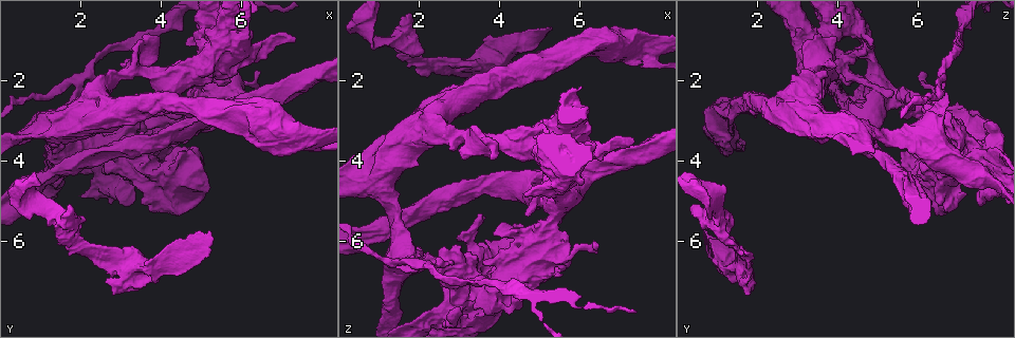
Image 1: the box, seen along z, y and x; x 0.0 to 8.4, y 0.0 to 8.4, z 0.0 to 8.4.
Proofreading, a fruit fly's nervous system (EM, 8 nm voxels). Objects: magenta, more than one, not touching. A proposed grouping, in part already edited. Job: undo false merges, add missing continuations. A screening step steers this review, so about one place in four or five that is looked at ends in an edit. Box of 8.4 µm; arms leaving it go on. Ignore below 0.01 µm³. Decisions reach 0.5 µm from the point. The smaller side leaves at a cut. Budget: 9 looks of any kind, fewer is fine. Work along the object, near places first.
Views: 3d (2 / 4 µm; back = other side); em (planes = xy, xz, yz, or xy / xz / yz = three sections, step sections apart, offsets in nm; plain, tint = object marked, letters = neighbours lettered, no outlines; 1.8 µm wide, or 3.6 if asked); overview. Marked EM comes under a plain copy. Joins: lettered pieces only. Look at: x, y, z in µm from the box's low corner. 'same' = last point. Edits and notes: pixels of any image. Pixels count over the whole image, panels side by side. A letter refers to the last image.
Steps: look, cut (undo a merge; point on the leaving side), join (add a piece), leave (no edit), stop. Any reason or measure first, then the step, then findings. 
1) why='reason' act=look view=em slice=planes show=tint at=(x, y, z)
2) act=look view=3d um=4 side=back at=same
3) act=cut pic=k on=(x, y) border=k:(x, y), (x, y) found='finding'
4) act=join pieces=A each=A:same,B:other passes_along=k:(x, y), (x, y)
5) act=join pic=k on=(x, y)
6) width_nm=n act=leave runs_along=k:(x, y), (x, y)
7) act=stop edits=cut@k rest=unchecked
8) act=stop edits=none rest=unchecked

why='sharp bend' act=look view=em slice=xy step=16 show=letters at=(3.15, 6.60, 1.70)

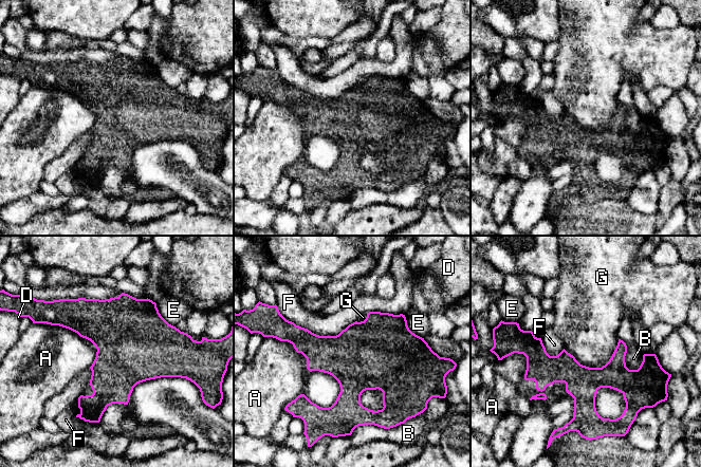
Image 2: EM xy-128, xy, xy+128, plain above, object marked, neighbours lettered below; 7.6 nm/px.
width_nm=20 act=leave each=A:other,B:other,D:other,E:other,F:other,G:other found='one neuron here'

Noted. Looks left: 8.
why='a fork' act=look view=em slice=xy step=16 show=tint at=(1.90, 2.15, 6.55)

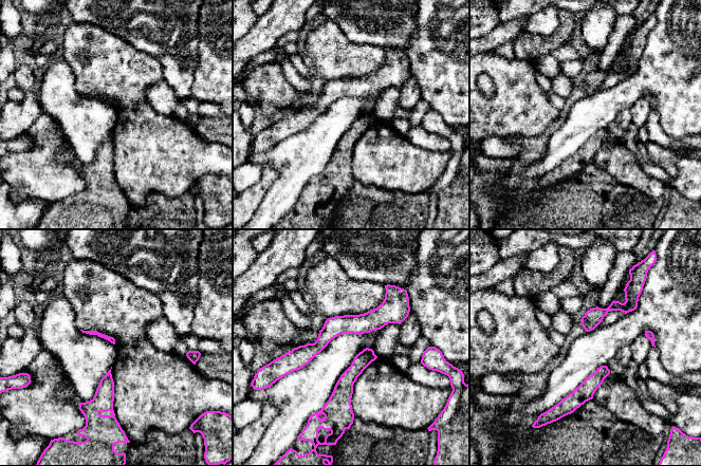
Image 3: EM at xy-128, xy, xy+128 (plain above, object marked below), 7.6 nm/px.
why='cut it another way' act=look view=em slice=planes show=letters at=same

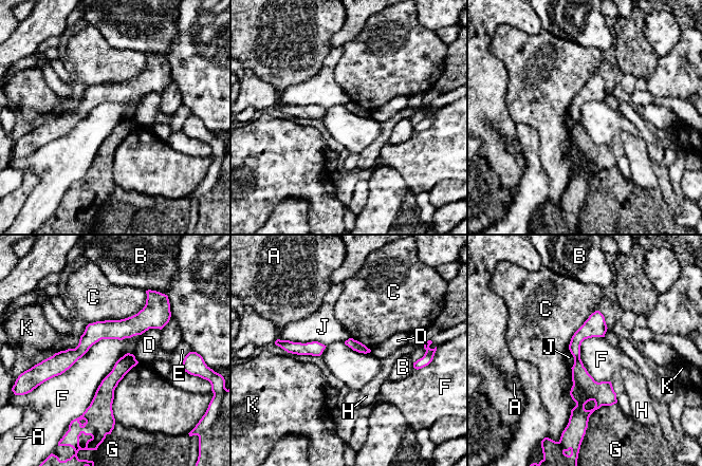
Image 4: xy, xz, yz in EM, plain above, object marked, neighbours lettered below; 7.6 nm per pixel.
act=leave each=A:other,B:other,C:other,D:other,E:other,F:other,G:other,H:other,J:other,K:other runs_along=4:(597, 314), (576, 340), (586, 416) found='one neuron here'

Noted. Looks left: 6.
why='an open end' act=look view=3d um=2 side=back at=(3.30, 5.05, 7.45)

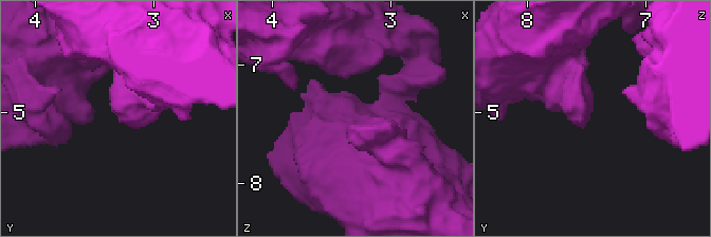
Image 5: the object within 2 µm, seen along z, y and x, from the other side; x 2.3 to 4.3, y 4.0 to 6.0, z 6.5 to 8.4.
act=look view=em slice=planes show=letters at=(3.32, 5.02, 7.50)

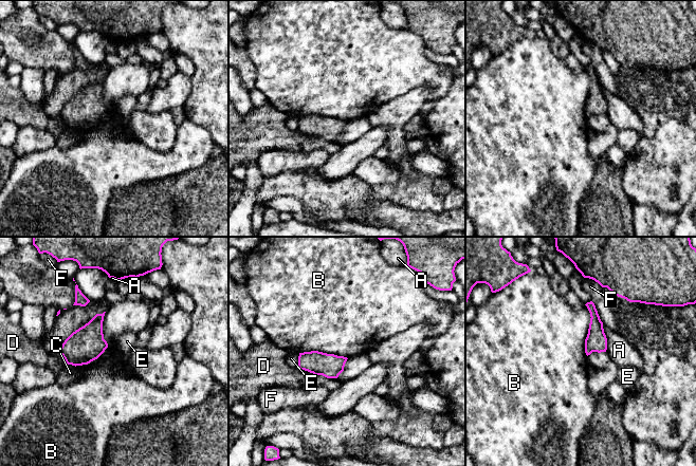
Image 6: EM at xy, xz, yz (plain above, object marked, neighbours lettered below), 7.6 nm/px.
act=leave each=A:other,B:other,C:other,D:other,E:other,F:other border=6:(106, 312), (107, 348), (75, 366) found='none of them fits'

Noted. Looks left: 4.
why='closes a loop' act=look view=3d um=4 at=(5.50, 0.80, 4.60)

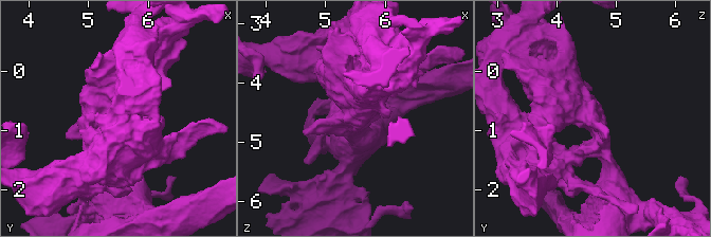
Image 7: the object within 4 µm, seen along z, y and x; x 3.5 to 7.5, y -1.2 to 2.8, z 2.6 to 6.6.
arms=4 why='shape alone is not enough' act=look view=em slice=planes show=tint at=(5.50, 0.80, 4.55)

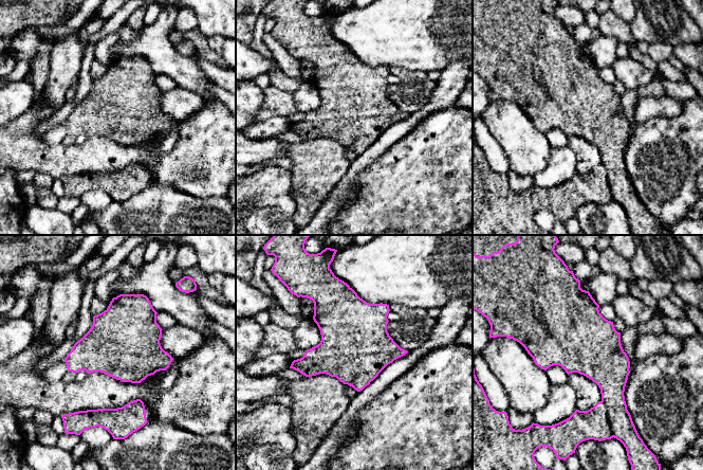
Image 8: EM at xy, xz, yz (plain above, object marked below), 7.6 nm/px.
act=look view=em slice=planes show=letters at=same

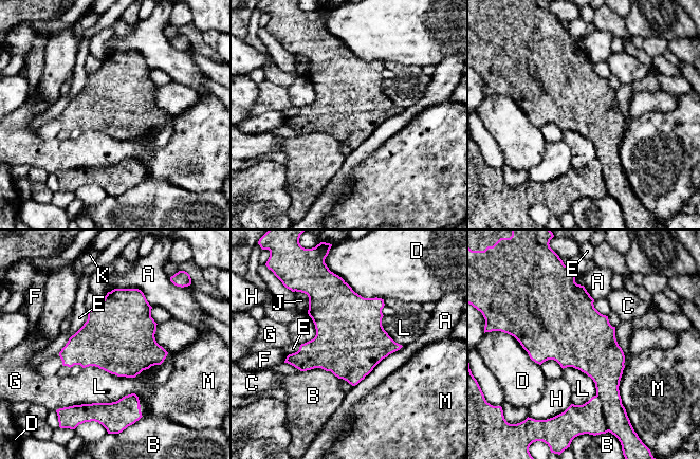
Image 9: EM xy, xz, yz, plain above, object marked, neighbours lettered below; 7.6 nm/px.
act=cut pic=9 on=(606, 374) each=A:other,B:other,C:other,D:other,E:other,F:other,G:other,H:other,J:other,K:other,L:other,M:other border=9:(596, 395), (603, 405), (605, 419) found='two neurons meet here'

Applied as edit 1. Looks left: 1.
act=stop edits=cut@9 rest=unchecked

